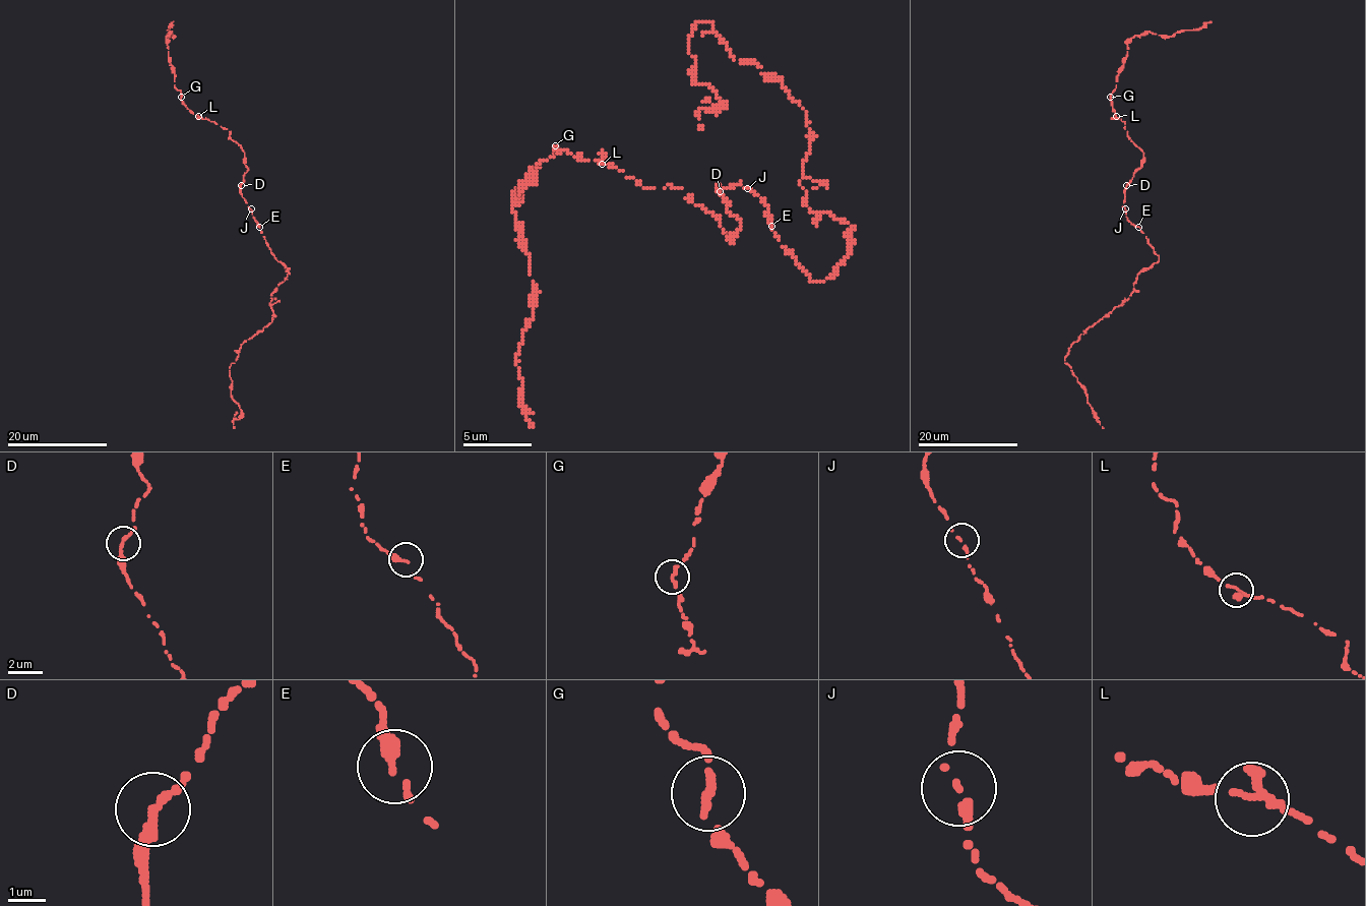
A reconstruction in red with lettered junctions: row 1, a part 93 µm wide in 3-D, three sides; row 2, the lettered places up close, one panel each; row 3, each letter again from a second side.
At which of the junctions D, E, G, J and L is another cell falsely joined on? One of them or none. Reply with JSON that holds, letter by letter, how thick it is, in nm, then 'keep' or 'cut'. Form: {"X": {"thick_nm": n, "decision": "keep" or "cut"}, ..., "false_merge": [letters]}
{"D": {"thick_nm": 240, "decision": "keep"}, "E": {"thick_nm": 240, "decision": "keep"}, "G": {"thick_nm": 200, "decision": "cut"}, "J": {"thick_nm": 180, "decision": "keep"}, "L": {"thick_nm": 220, "decision": "keep"}, "false_merge": ["G"]}

